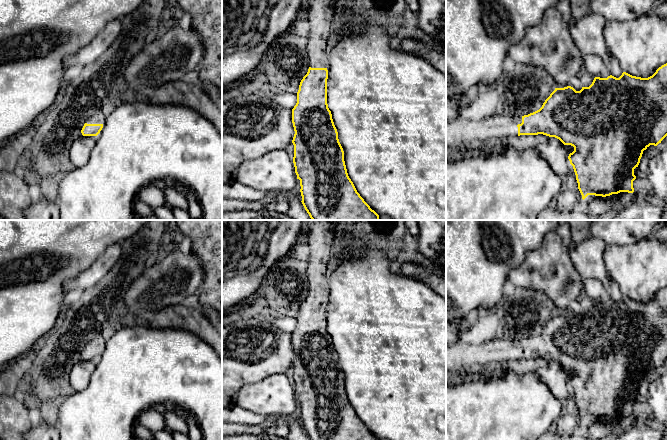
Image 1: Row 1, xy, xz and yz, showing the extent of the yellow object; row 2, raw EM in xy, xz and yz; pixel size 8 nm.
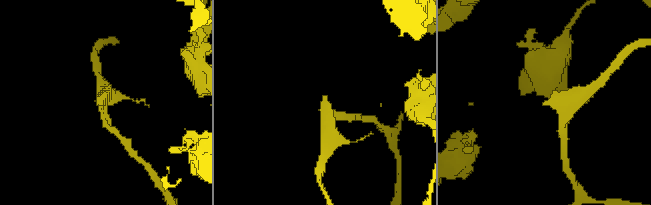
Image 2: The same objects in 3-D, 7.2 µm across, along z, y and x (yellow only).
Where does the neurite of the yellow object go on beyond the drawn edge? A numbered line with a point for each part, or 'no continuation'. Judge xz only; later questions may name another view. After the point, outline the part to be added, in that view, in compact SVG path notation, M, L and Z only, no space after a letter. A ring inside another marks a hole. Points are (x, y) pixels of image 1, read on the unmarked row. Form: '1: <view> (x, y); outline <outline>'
1: xz (319, 232); outline M311 220L305 224L310 249L307 263L311 292L327 292L328 290L333 223L334 220Z

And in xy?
1: xy (98, 342); outline M99 336L91 340L86 347L87 348L104 348L105 336Z

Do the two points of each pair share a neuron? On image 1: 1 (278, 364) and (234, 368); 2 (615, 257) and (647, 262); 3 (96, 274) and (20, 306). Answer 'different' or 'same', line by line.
1: same
2: same
3: different

